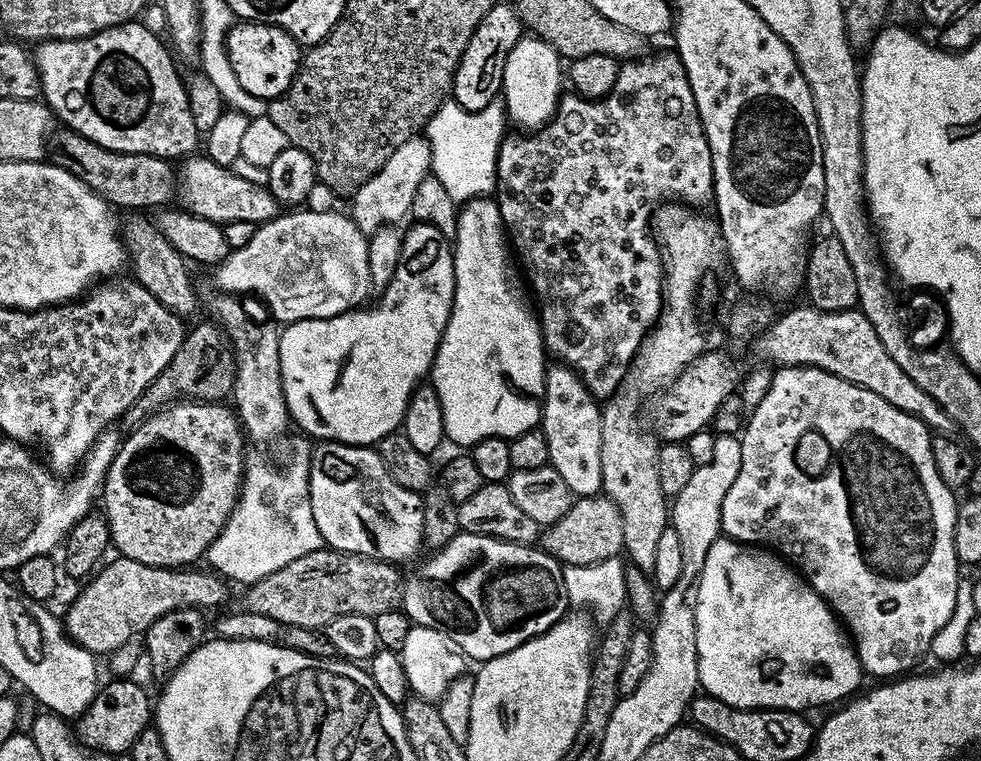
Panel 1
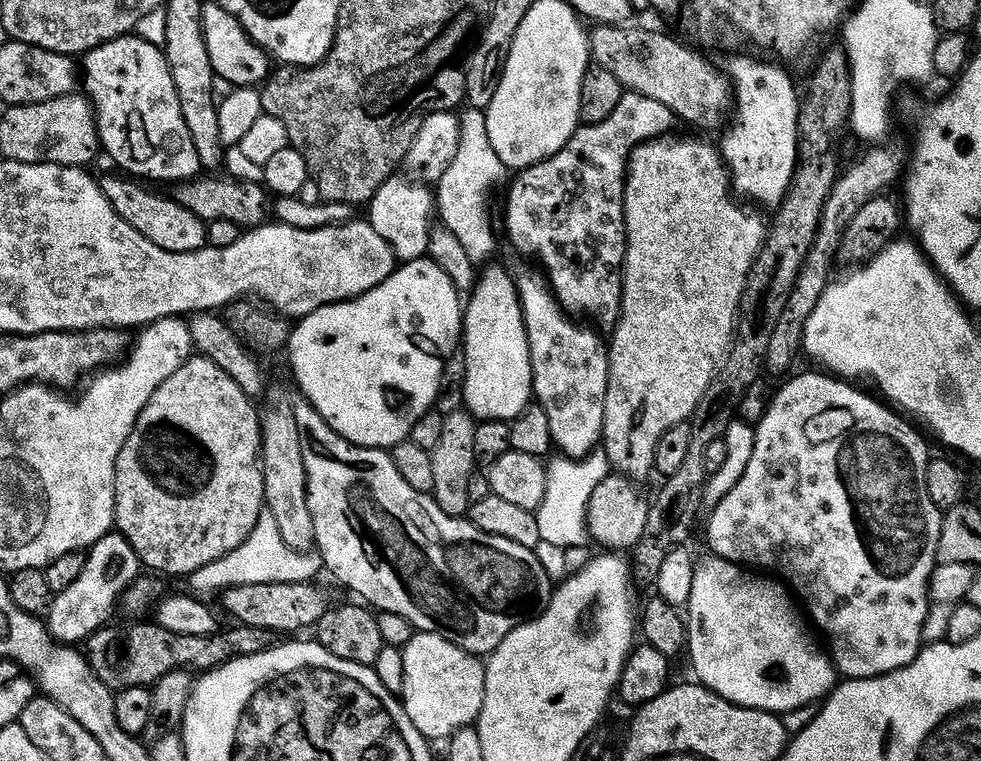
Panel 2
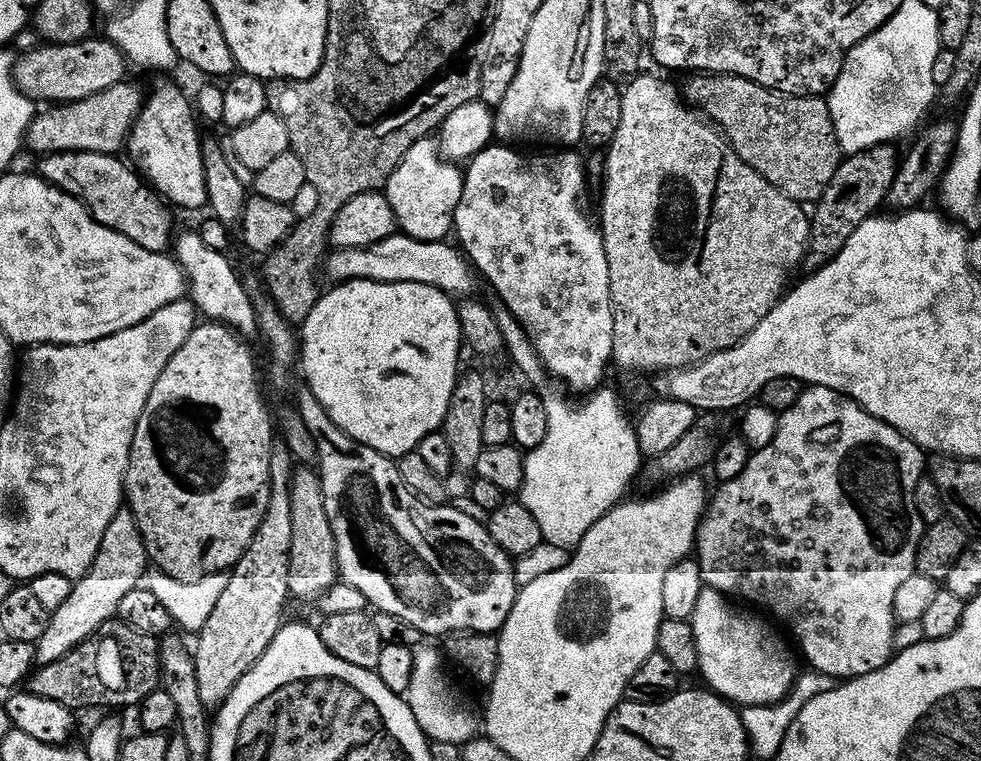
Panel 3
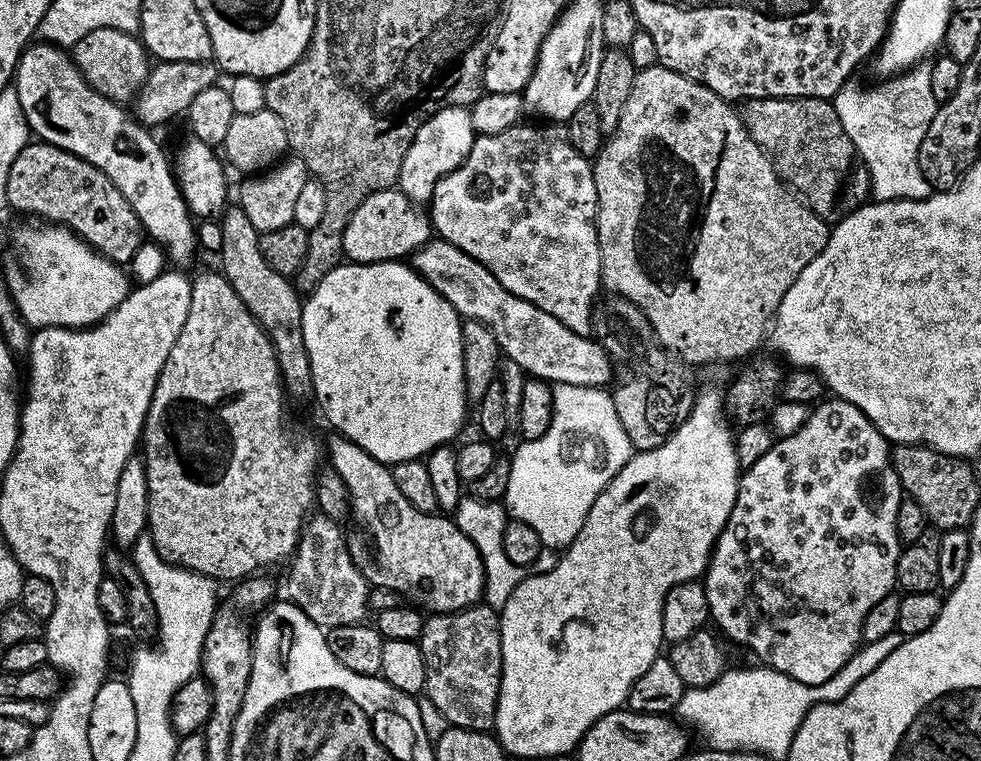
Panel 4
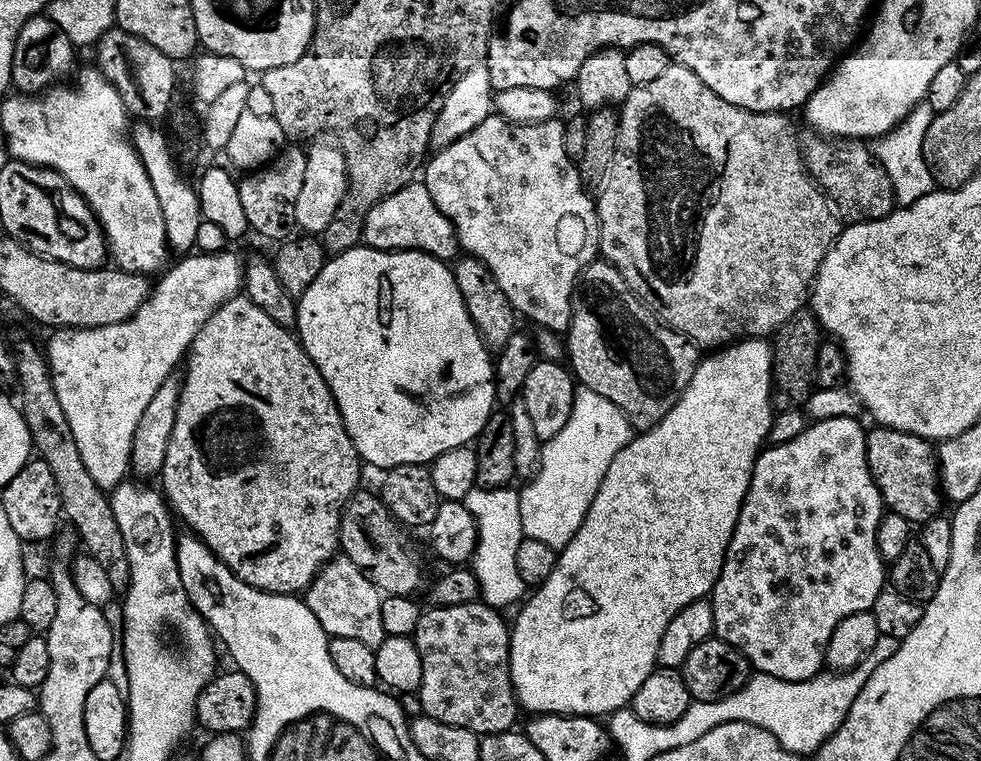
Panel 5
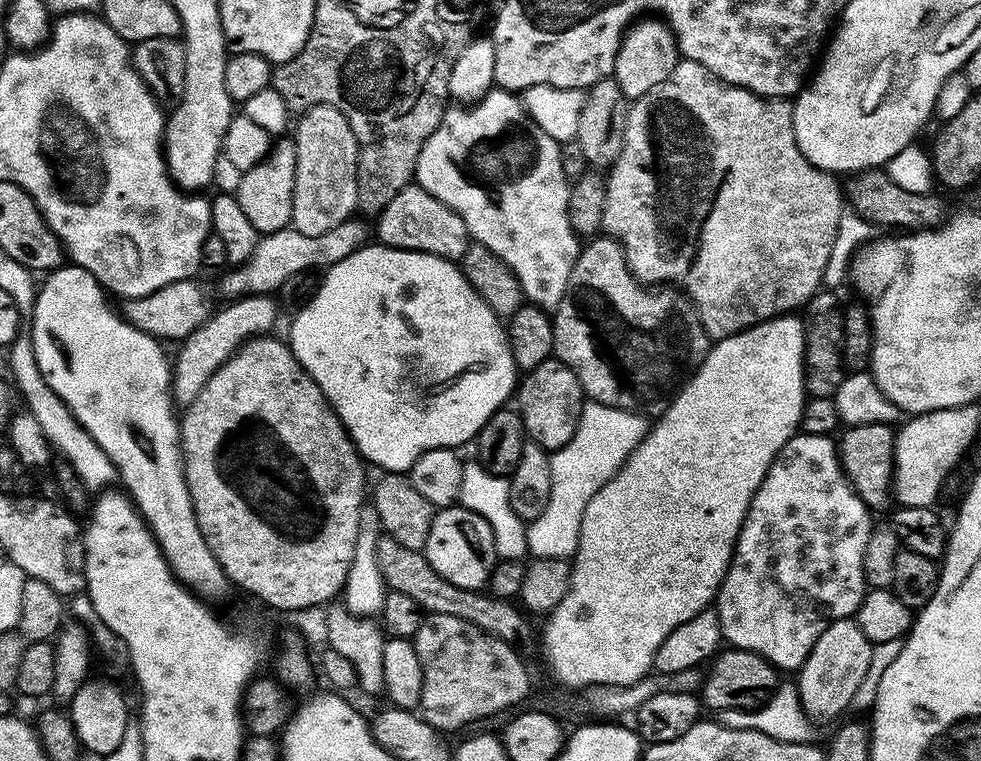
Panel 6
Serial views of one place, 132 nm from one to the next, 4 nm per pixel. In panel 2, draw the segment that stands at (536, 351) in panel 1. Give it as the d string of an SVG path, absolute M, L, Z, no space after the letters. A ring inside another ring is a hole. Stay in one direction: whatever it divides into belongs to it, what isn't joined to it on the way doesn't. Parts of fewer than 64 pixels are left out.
M489 263L476 277L476 285L462 308L462 352L464 348L464 401L463 407L480 420L507 420L511 422L533 399L532 363L522 318L520 299L516 293L513 273Z

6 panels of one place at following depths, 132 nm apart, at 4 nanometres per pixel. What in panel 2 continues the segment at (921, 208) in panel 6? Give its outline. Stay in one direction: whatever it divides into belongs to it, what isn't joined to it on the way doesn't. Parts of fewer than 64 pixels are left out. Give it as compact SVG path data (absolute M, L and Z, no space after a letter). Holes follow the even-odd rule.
M596 24L588 33L591 59L601 64L627 91L662 102L677 121L685 120L704 132L723 129L734 104L731 83L702 53L652 28Z

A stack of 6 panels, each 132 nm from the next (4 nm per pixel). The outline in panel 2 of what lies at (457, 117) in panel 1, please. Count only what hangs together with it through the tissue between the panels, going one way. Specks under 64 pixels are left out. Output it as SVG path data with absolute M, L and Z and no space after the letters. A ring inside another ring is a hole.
M469 108L464 112L460 116L458 150L455 151L450 166L443 171L442 178L436 181L434 208L441 225L454 234L466 250L467 256L477 264L482 264L490 258L488 256L494 250L494 234L490 220L484 214L486 208L483 203L487 190L504 174L504 167L488 139L484 112Z

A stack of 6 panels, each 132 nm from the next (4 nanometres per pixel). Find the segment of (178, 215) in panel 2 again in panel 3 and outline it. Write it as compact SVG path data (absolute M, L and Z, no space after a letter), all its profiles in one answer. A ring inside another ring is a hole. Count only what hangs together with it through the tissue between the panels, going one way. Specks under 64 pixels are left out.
M49 152L39 157L38 175L76 200L81 200L89 214L102 222L102 226L118 230L118 234L126 234L130 242L138 242L138 246L146 250L167 253L174 240L169 209L165 201L141 179L136 169L120 158L116 154L97 152Z

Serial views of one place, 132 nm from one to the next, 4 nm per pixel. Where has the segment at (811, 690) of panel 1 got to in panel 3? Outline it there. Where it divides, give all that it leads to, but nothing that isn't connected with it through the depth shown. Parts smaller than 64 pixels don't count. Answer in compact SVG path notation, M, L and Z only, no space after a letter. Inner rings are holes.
M707 586L698 594L690 623L698 646L699 675L704 675L703 683L711 691L737 706L777 704L796 681L797 657L770 625L739 612L732 604L735 603L724 593Z

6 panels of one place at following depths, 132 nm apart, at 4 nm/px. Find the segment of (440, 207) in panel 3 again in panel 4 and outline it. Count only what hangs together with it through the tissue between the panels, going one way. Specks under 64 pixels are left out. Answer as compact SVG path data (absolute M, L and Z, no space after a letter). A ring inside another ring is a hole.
M446 107L428 117L418 128L414 142L402 160L402 170L398 187L409 196L415 204L427 205L434 194L434 186L446 174L450 174L469 156L473 148L476 131L473 126L472 113L468 108Z

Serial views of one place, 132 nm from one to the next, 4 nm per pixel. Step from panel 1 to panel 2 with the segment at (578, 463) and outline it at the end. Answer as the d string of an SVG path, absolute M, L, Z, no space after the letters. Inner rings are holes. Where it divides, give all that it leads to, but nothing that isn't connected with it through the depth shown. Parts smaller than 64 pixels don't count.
M539 271L515 277L532 363L532 394L550 418L553 445L574 460L588 456L601 443L602 410L608 381L608 350L591 327L575 324L560 307Z

